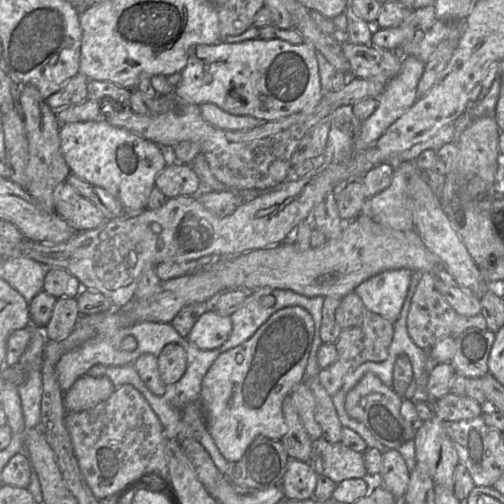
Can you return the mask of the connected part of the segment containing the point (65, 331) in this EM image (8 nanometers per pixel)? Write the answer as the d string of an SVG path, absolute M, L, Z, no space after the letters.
M76 298L57 299L52 316L43 332L48 341L60 341L74 329L80 317Z

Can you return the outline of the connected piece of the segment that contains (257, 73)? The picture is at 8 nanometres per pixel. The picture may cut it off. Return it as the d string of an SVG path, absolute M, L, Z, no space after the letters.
M262 38L191 47L188 62L173 91L189 103L215 104L229 114L252 116L261 122L311 109L322 98L316 50L305 42L292 44Z

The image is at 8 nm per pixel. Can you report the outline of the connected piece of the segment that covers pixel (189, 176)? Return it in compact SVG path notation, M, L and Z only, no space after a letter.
M170 161L157 175L155 187L167 199L180 196L196 196L200 192L199 179L191 166L174 161Z

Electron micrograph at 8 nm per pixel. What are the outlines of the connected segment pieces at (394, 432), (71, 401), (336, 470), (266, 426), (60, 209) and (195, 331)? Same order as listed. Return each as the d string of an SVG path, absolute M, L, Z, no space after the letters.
M369 372L347 393L345 410L351 418L362 423L387 449L398 450L405 442L414 440L418 428L418 425L413 425L402 417L400 409L403 400L391 387Z
M85 374L64 393L64 408L67 413L89 410L107 400L115 389L109 378Z
M322 437L313 440L312 454L309 463L318 475L325 475L336 484L346 479L364 478L367 474L363 453L346 447L342 442L330 443Z
M288 306L270 318L242 344L221 353L202 380L200 403L206 416L207 429L220 453L228 462L239 461L249 445L259 436L281 441L288 426L282 412L285 397L304 381L304 373L314 338L314 321L301 306Z
M67 182L54 193L54 212L76 232L95 229L108 221L93 203L82 197Z
M209 309L196 321L187 340L200 349L213 350L225 343L231 331L230 316L221 316L213 309Z

